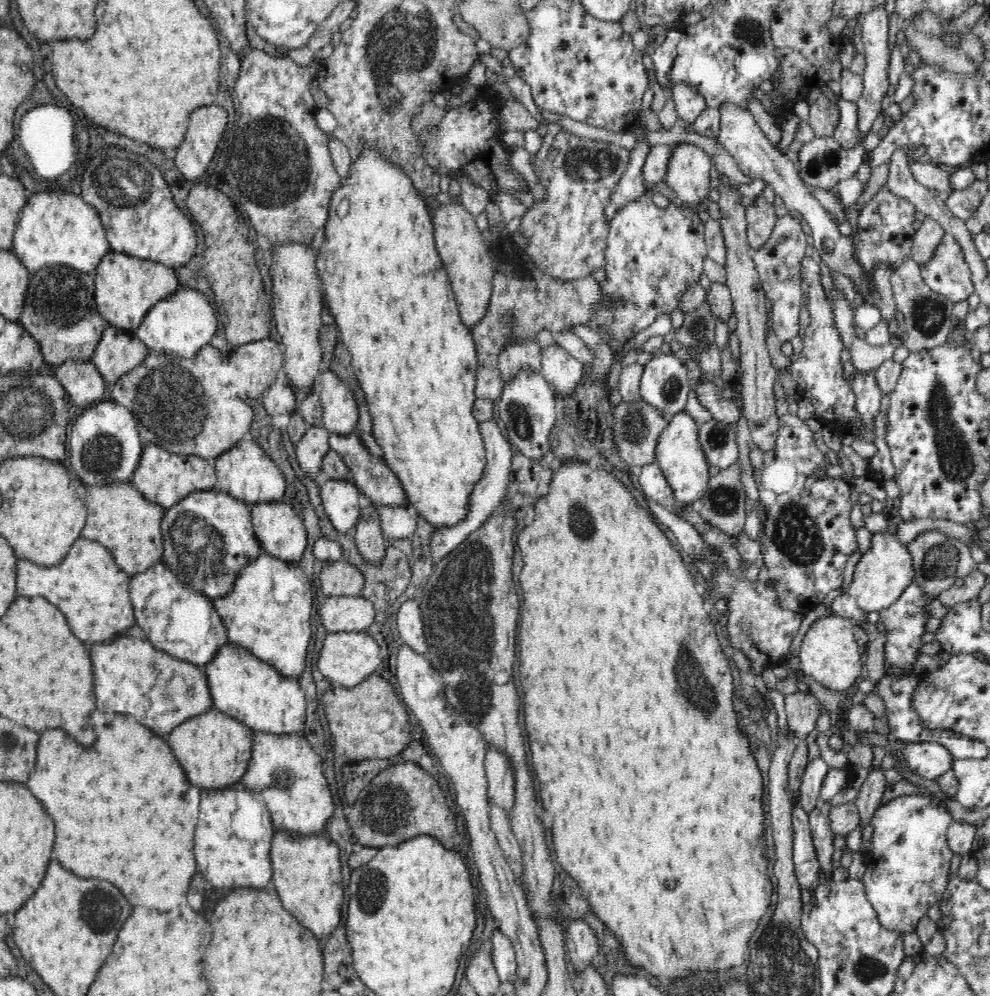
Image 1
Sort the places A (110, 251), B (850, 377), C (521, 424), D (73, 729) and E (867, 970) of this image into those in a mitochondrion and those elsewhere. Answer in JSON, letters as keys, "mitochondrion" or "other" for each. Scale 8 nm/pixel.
{"A":"other","B":"other","C":"mitochondrion","D":"other","E":"mitochondrion"}

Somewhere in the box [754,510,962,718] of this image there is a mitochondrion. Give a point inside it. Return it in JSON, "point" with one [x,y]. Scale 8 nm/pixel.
{"point":[939,561]}

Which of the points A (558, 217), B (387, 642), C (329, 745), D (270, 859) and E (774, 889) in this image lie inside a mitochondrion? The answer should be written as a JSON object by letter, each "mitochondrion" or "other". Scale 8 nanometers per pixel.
{"A":"other","B":"other","C":"other","D":"other","E":"other"}

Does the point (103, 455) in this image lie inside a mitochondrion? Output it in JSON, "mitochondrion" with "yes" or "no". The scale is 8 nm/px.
{"mitochondrion":"yes"}

